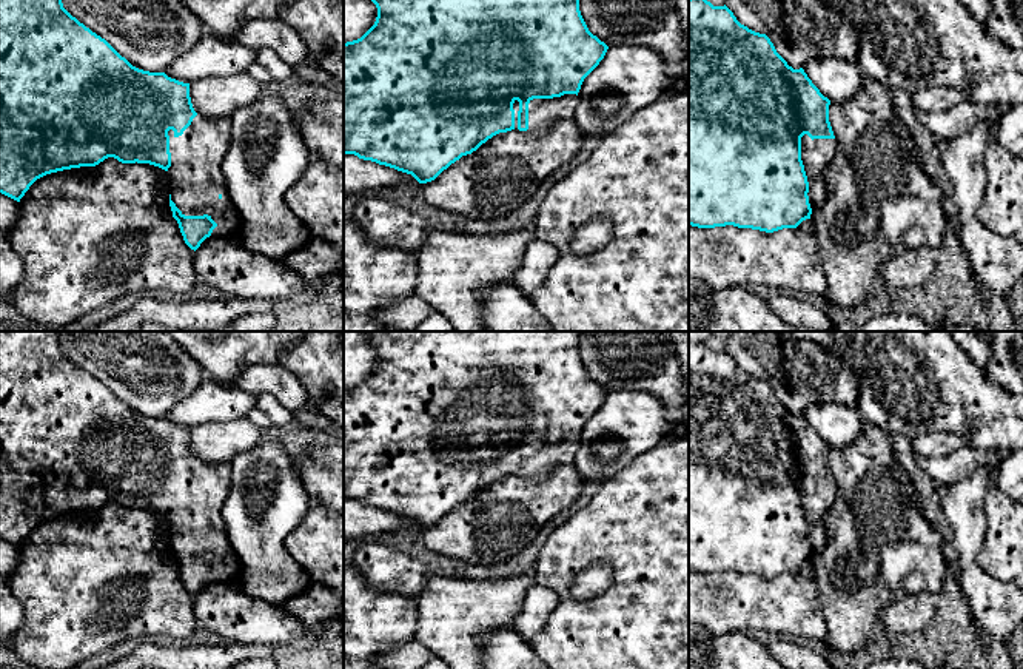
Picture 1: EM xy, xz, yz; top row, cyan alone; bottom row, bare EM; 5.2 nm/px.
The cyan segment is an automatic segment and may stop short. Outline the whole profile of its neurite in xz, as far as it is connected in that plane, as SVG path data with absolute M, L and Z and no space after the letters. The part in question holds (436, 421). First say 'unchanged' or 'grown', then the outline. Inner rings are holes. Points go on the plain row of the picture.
grown; M371 331L376 367L361 384L344 388L344 499L394 513L427 529L499 478L547 476L555 467L573 464L584 424L609 395L589 376L579 356L579 339L581 331Z

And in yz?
grown; M704 342L689 344L689 570L715 573L733 570L773 578L797 573L818 555L829 541L829 529L823 523L826 510L833 504L838 489L829 467L830 445L812 429L803 413L793 415L776 398L766 379L741 370L733 358L724 351L713 351Z

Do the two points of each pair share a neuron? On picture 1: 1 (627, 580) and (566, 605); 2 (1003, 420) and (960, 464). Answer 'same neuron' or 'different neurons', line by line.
1: same neuron
2: different neurons

